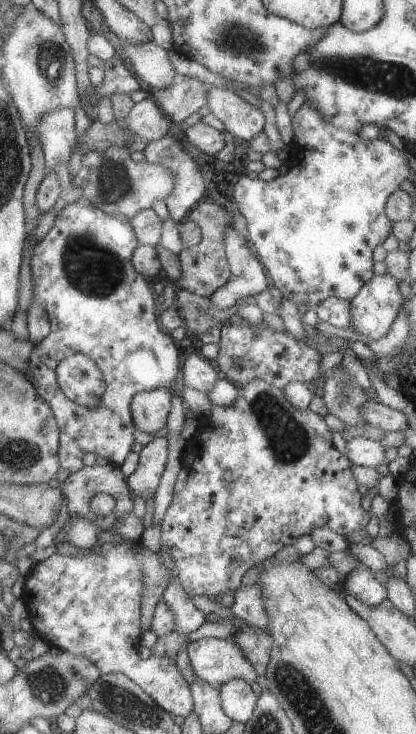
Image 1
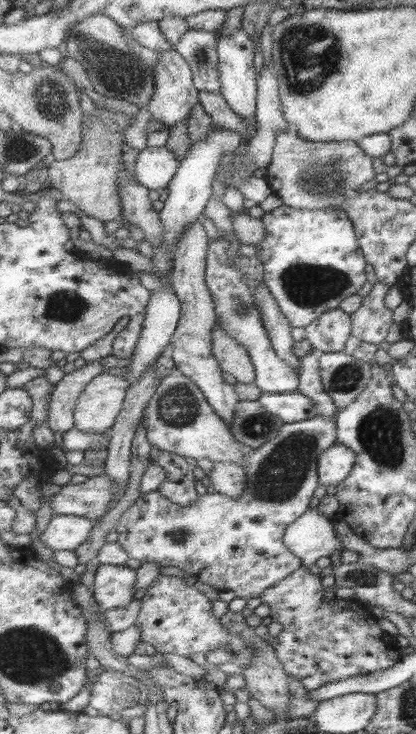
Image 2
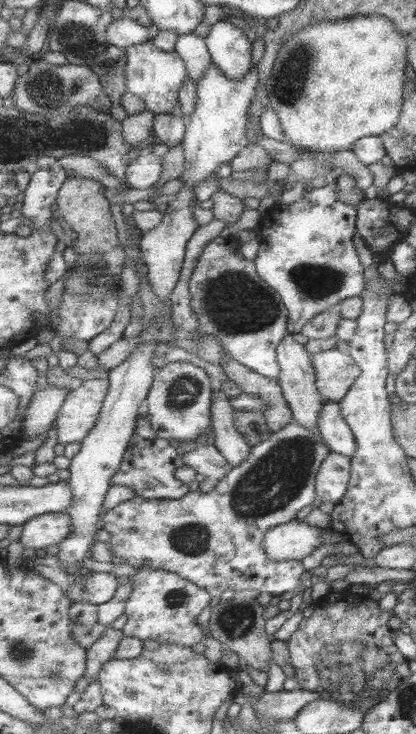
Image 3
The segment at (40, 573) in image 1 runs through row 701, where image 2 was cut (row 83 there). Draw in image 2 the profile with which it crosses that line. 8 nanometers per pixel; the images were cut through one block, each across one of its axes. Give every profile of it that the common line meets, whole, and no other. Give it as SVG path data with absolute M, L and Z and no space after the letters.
M177 50L158 54L154 74L156 75L155 97L145 107L152 119L163 122L169 129L189 120L194 107L200 102L200 91L195 87L194 73L187 60Z

